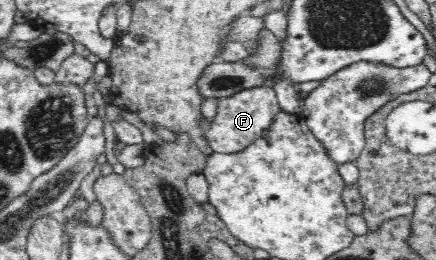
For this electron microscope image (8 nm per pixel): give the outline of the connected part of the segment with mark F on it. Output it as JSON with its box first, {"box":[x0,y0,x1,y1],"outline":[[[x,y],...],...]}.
{"box":[199,84,280,154],"outline":[[[264,84],[259,87],[240,90],[232,96],[220,97],[217,113],[212,120],[208,120],[204,115],[199,116],[200,129],[206,137],[212,153],[236,154],[250,146],[254,141],[264,137],[270,124],[272,124],[272,120],[280,111],[275,90]]]}

